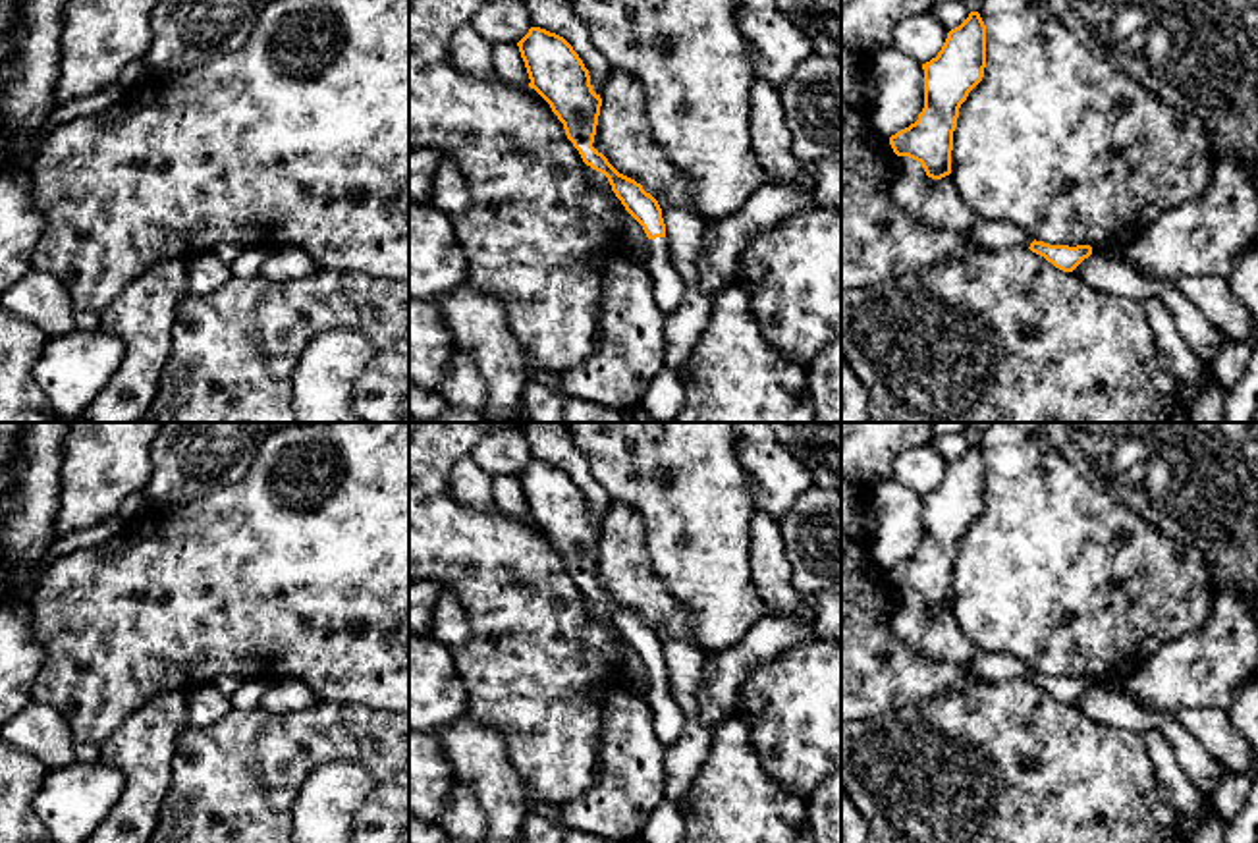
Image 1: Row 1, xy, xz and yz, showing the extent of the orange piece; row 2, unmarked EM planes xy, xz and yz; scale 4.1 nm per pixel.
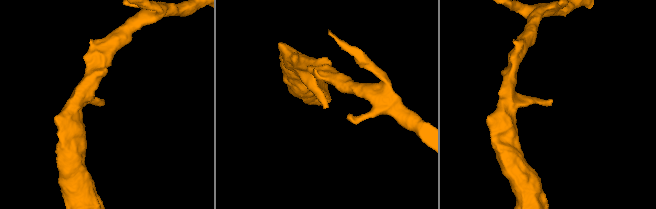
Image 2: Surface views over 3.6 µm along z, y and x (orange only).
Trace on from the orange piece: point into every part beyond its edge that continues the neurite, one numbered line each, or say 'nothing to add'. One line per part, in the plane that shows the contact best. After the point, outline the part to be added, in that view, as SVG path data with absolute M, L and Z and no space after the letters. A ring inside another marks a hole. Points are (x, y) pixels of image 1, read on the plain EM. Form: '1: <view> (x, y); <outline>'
1: xz (668, 722); M666 669L650 671L650 685L644 702L652 712L652 729L656 739L666 747L673 747L685 731L685 716L675 704L670 691L670 677Z

